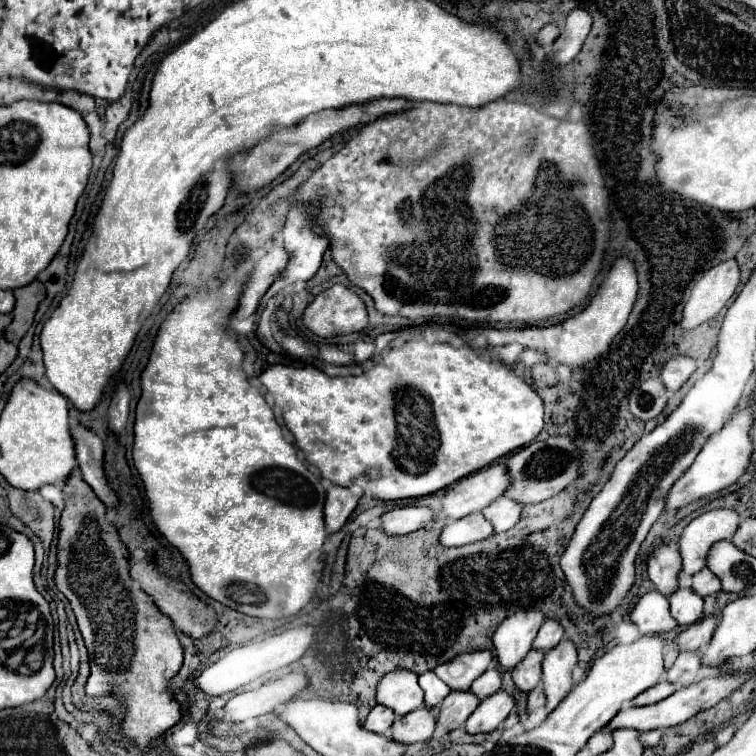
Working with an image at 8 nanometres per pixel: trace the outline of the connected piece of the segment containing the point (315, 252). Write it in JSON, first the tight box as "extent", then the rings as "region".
{"extent":[282,207,328,283],"region":[[[292,207],[290,213],[288,213],[288,219],[286,219],[286,225],[284,225],[284,247],[286,247],[286,251],[290,251],[290,261],[282,271],[282,277],[288,283],[310,281],[316,275],[316,271],[322,263],[322,255],[328,247],[326,237],[312,233],[312,221],[310,219],[312,219],[312,215],[306,213],[304,207]]]}

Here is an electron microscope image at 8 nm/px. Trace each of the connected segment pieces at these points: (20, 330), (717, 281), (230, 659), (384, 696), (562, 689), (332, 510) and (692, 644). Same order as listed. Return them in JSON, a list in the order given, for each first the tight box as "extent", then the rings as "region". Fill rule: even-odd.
[{"extent":[6,281,46,343],"region":[[[32,281],[28,287],[14,291],[14,297],[16,297],[16,307],[12,311],[14,321],[6,329],[6,339],[12,343],[20,343],[20,339],[26,335],[34,321],[38,305],[46,297],[46,287],[40,281]]]},{"extent":[680,259,740,331],"region":[[[734,259],[704,271],[702,277],[694,283],[692,293],[684,305],[680,327],[684,331],[690,331],[714,319],[726,305],[726,301],[734,295],[738,283],[740,271]]]},{"extent":[196,625,316,695],"region":[[[300,625],[300,627],[292,627],[292,629],[286,629],[278,635],[272,635],[268,639],[262,639],[262,641],[254,641],[254,643],[248,643],[244,647],[238,647],[234,651],[230,651],[228,655],[224,655],[222,659],[218,659],[214,665],[210,665],[208,669],[204,669],[204,673],[196,679],[196,685],[208,693],[208,695],[224,695],[224,693],[230,693],[238,687],[244,687],[248,683],[252,683],[254,679],[258,679],[260,675],[268,673],[268,671],[274,671],[274,669],[280,669],[280,667],[286,667],[298,659],[302,659],[302,655],[308,651],[308,647],[314,643],[314,637],[316,637],[316,627],[314,625]]]},{"extent":[376,671,424,715],"region":[[[390,671],[376,687],[376,701],[390,707],[396,715],[406,715],[422,707],[424,691],[418,685],[418,675],[414,671]]]},{"extent":[542,639,576,711],"region":[[[562,639],[558,647],[546,651],[542,659],[542,685],[548,699],[548,711],[554,711],[554,707],[572,689],[572,669],[576,667],[576,663],[576,645],[570,639]]]},{"extent":[324,485,360,533],"region":[[[332,485],[328,489],[328,497],[326,497],[326,505],[324,505],[326,531],[328,533],[340,531],[344,527],[344,523],[348,521],[348,517],[352,515],[352,511],[356,509],[358,501],[360,501],[360,497],[352,489]]]},{"extent":[676,613,718,651],"region":[[[712,613],[712,615],[706,615],[704,619],[700,619],[698,623],[690,625],[688,629],[684,629],[676,637],[680,651],[698,651],[698,649],[704,649],[710,643],[714,631],[716,631],[716,623],[718,623],[718,615]]]}]

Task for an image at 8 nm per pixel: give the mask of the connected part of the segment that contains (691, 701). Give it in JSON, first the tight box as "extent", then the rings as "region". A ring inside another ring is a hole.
{"extent":[604,671,750,731],"region":[[[740,671],[740,673],[722,673],[722,675],[714,675],[714,677],[706,677],[694,685],[682,687],[678,689],[674,695],[658,701],[656,705],[646,705],[646,707],[628,707],[618,711],[618,715],[604,727],[608,731],[616,731],[616,729],[636,729],[636,731],[650,731],[650,729],[666,729],[666,727],[674,727],[686,719],[690,719],[692,715],[696,715],[702,709],[714,707],[718,701],[722,701],[724,697],[728,697],[734,689],[738,689],[746,679],[750,677],[750,673]]]}

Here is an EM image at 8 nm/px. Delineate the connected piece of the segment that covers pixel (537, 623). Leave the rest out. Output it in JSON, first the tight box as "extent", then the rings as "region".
{"extent":[494,611,544,671],"region":[[[516,611],[508,615],[494,633],[494,647],[498,661],[510,671],[532,649],[534,635],[542,627],[544,615],[540,611]]]}

